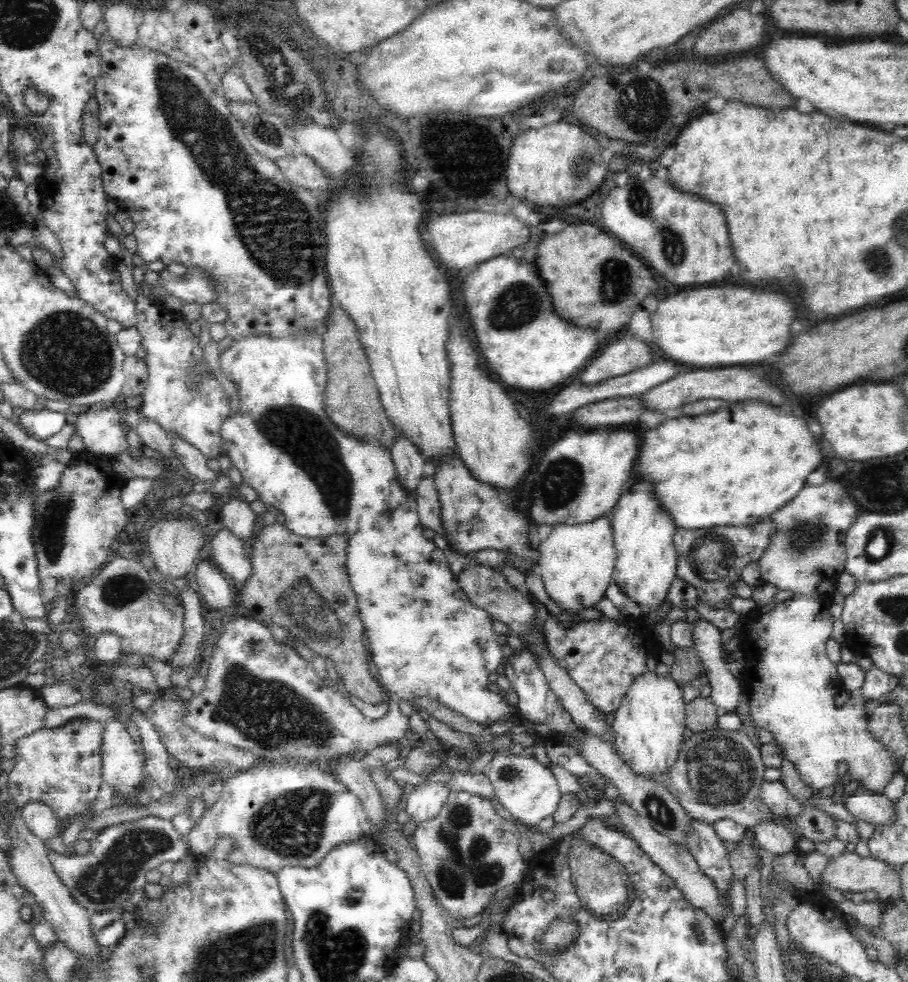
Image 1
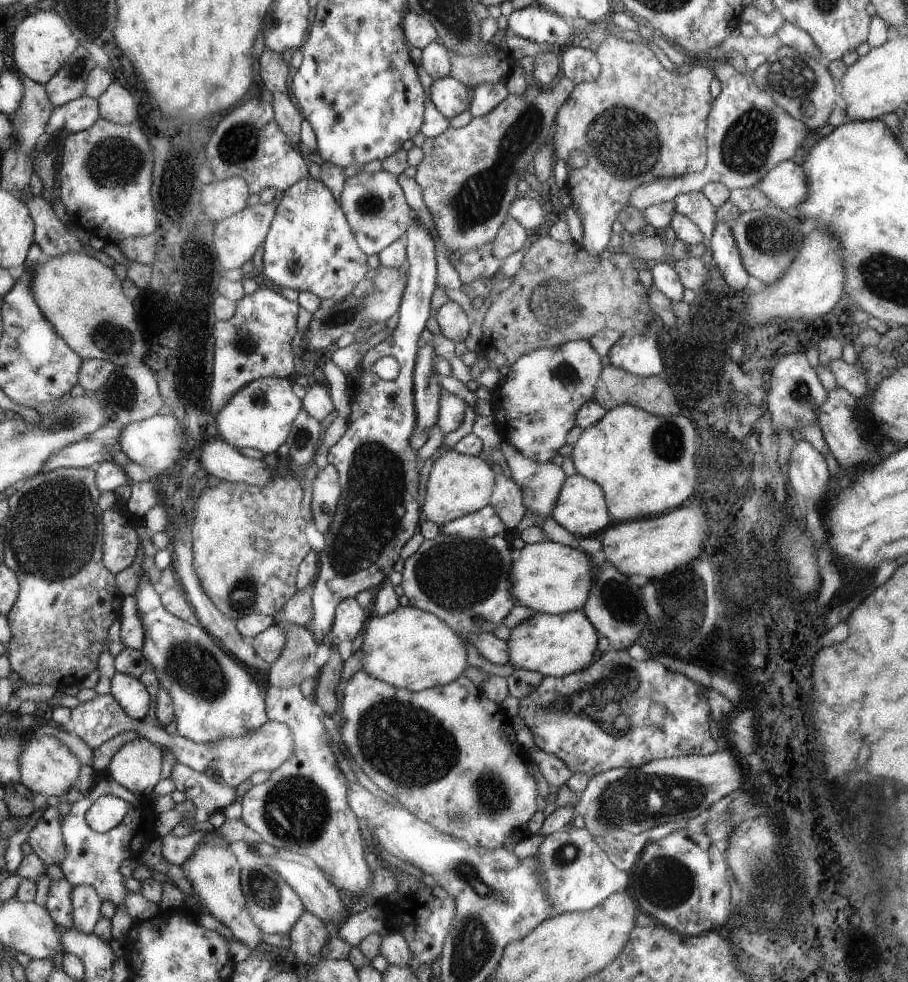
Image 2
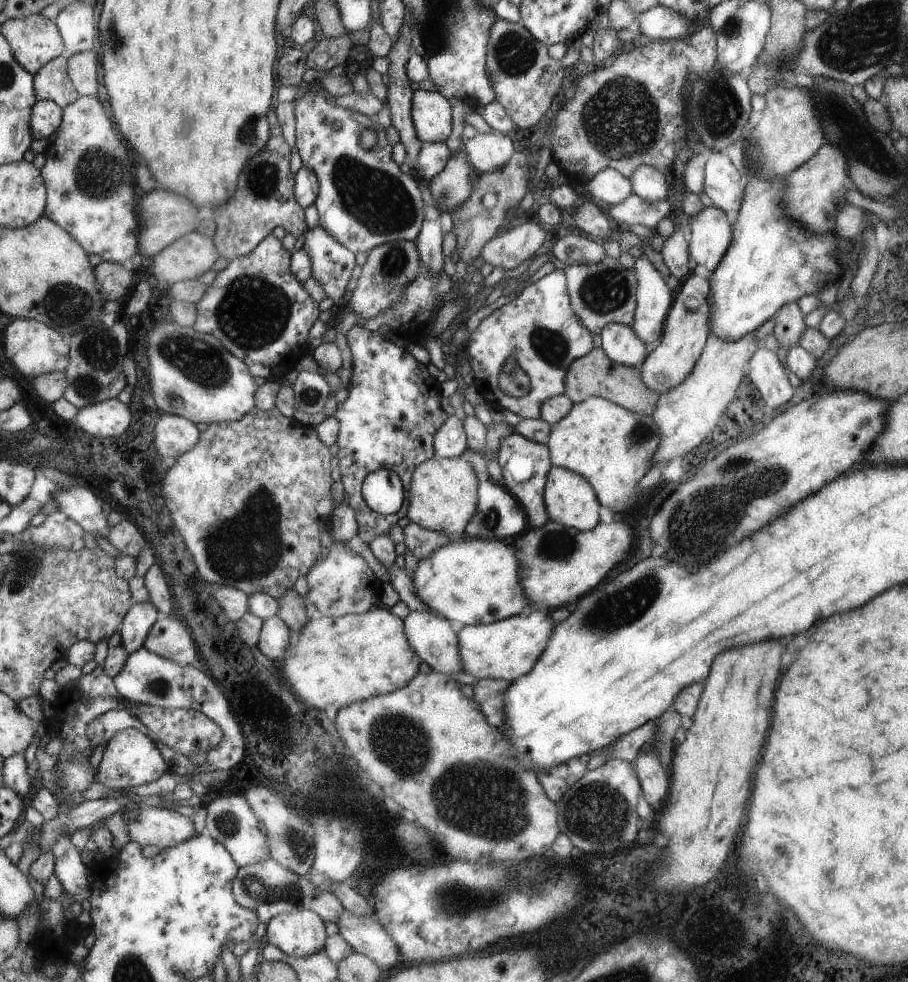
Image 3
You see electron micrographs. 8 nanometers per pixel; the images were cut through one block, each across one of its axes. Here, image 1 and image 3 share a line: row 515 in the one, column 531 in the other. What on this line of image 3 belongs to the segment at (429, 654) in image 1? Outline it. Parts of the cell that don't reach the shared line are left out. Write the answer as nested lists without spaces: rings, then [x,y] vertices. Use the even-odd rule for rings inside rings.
[[[554,269],[535,283],[520,286],[515,299],[483,318],[469,334],[461,352],[473,371],[473,385],[490,409],[509,410],[520,419],[539,419],[543,401],[560,395],[566,389],[566,372],[571,362],[589,353],[591,348],[591,334],[571,307],[566,275]],[[507,356],[513,356],[530,379],[529,392],[525,396],[515,398],[498,387],[499,372]]]

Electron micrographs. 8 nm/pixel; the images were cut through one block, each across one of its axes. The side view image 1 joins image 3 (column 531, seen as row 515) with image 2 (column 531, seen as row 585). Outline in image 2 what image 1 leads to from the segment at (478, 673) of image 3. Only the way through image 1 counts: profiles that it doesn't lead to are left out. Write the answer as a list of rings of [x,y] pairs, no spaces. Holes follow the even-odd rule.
[[[581,610],[554,615],[535,613],[510,630],[506,641],[507,664],[514,669],[533,670],[543,677],[560,677],[585,669],[597,646],[597,632],[589,621]]]

